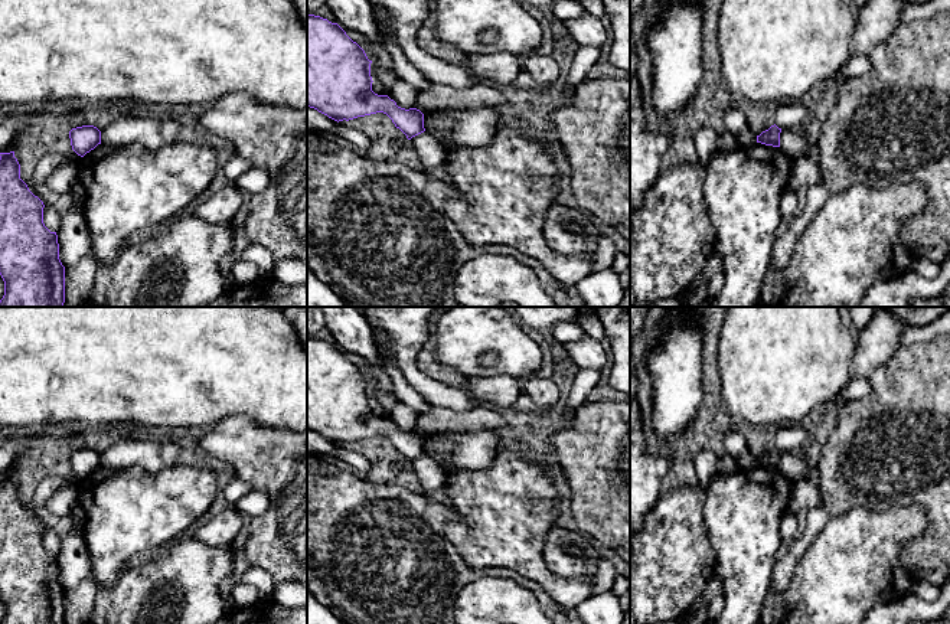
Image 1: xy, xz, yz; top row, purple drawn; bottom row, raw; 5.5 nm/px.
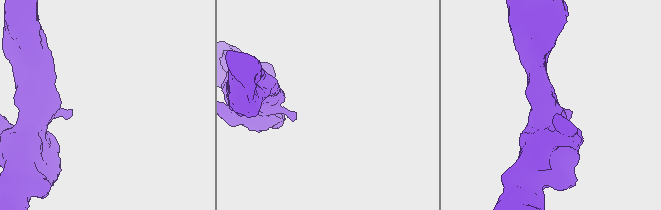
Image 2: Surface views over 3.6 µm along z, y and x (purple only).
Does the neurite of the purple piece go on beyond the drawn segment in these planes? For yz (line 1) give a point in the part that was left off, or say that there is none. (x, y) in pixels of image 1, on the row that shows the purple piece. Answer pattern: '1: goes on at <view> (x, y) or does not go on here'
1: does not go on here

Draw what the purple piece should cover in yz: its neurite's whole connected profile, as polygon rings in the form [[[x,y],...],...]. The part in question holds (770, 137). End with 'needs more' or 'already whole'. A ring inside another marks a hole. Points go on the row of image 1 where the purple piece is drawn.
[[[774,124],[768,130],[757,135],[757,143],[773,146],[773,147],[780,147],[780,133],[781,133],[781,128],[778,128]]]; already whole

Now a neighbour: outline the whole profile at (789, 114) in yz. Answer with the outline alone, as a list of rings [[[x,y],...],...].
[[[806,101],[783,102],[776,107],[774,121],[778,128],[799,128],[807,121]]]

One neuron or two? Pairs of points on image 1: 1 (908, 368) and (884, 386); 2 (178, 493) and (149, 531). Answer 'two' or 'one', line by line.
1: one
2: one

